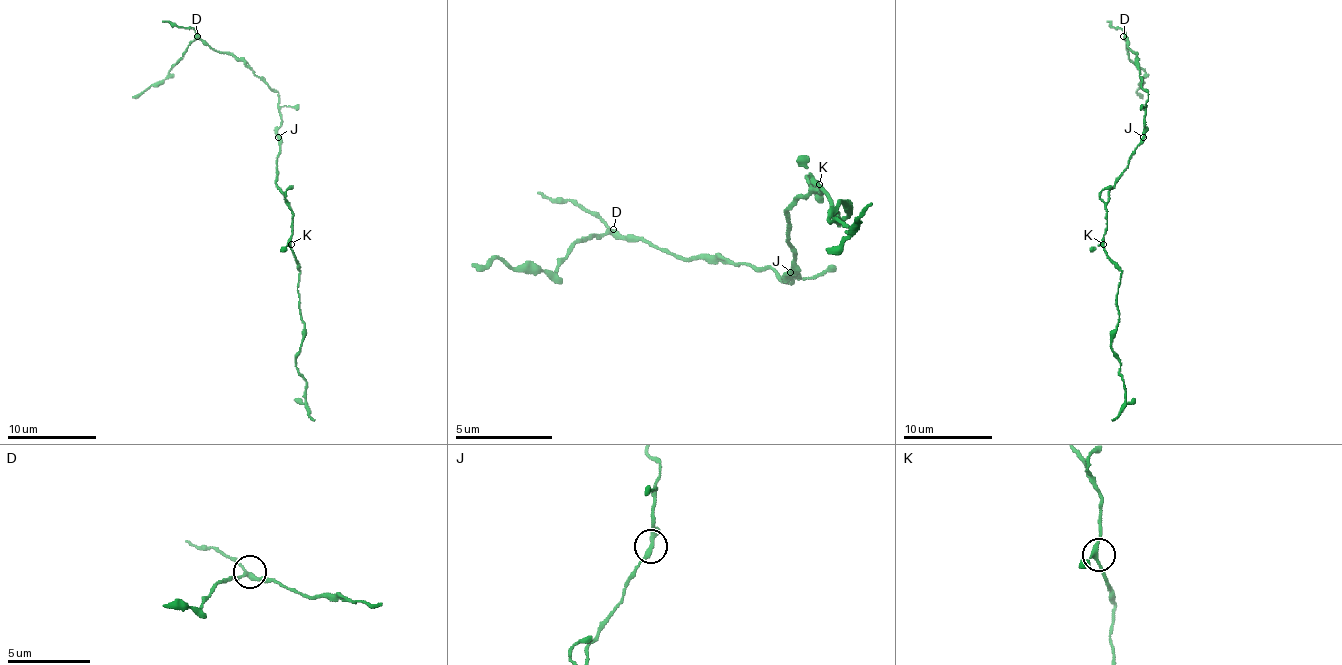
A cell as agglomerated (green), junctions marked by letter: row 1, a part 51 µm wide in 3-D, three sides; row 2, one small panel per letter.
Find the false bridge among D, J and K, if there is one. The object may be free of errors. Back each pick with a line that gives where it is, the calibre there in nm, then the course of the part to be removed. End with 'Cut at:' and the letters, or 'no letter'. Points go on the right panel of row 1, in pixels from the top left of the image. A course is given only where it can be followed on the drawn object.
D: at (1123, 36); 220 nm thick; foreign part runs (1123, 37), (1127, 54), (1145, 75), (1136, 90), (1138, 97)
Cut at: D

